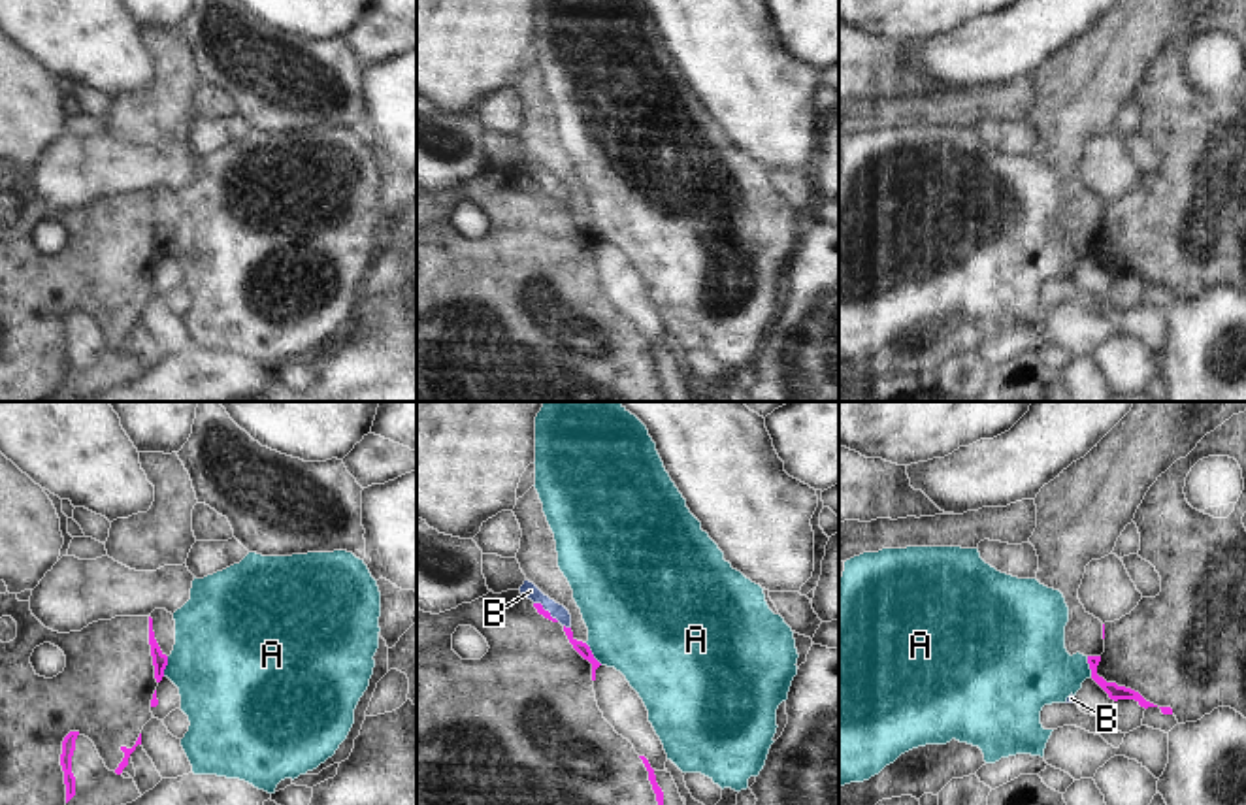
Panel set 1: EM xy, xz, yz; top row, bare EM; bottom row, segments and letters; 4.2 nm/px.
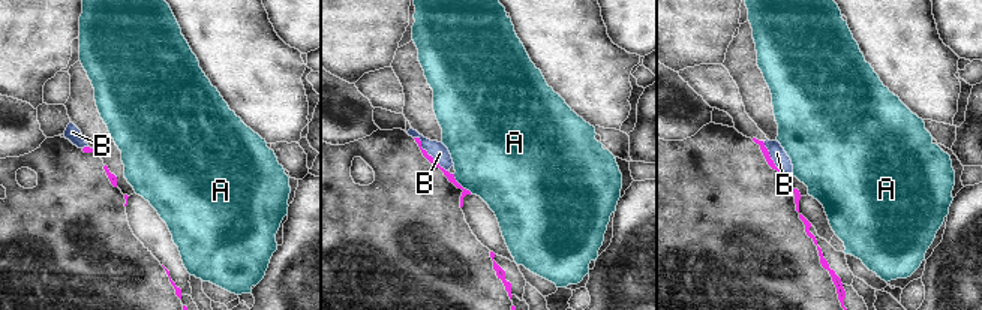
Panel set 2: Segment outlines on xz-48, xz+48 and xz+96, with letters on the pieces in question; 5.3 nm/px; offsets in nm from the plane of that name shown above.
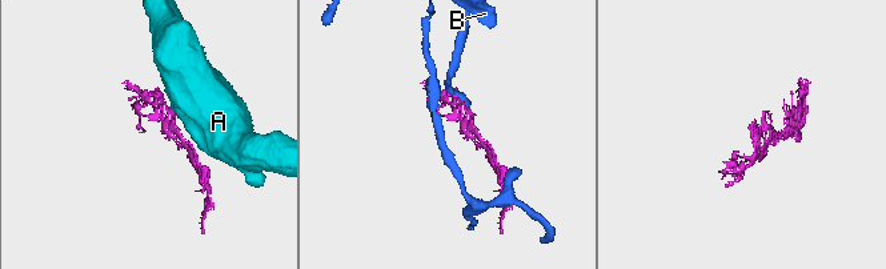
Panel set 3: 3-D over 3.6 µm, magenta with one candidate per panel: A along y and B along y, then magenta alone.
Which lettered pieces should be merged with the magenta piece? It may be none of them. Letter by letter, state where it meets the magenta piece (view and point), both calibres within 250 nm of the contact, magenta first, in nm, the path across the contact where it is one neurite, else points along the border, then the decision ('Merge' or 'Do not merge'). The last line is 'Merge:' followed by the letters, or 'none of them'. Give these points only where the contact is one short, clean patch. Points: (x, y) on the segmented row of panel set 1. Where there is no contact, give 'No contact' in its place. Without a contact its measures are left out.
A: Touches magenta at xz (592, 655). Thickness 60 nm (magenta) against 460 nm. Boundary: xz (585, 643), (602, 664). Do not merge
B: Touches magenta at xz (568, 628). Thickness 60 nm (magenta) against 70 nm. Boundary: xz (564, 624), (570, 628). Do not merge
Merge: none of them.

